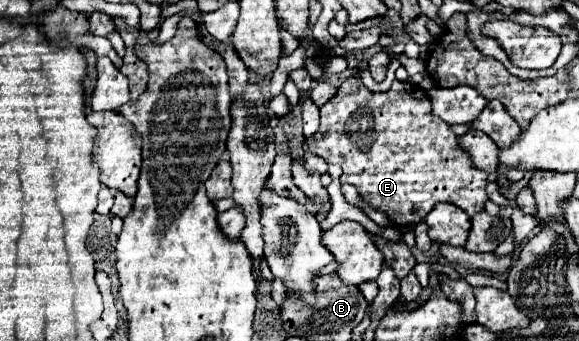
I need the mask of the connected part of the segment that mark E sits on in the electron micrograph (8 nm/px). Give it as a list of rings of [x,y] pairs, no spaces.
[[[349,77],[339,87],[337,95],[321,107],[321,127],[313,137],[307,137],[307,145],[327,163],[341,165],[341,181],[355,185],[367,203],[387,213],[389,221],[399,227],[423,221],[425,215],[441,201],[453,203],[473,217],[483,211],[489,199],[485,193],[487,173],[471,163],[469,155],[461,149],[457,135],[451,131],[451,125],[433,115],[429,97],[419,87],[403,93],[395,93],[391,89],[385,93],[373,93],[363,87],[357,77]]]

